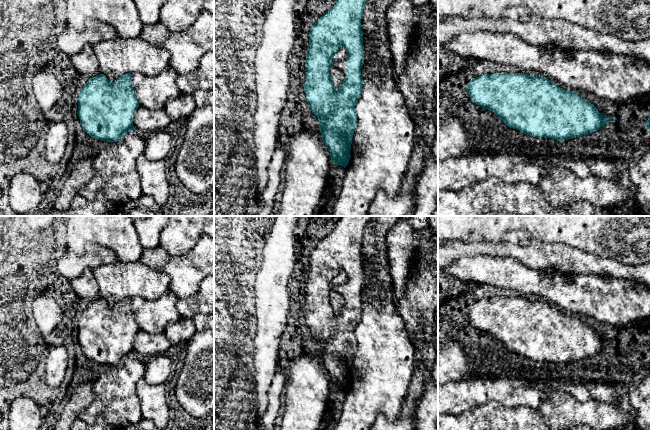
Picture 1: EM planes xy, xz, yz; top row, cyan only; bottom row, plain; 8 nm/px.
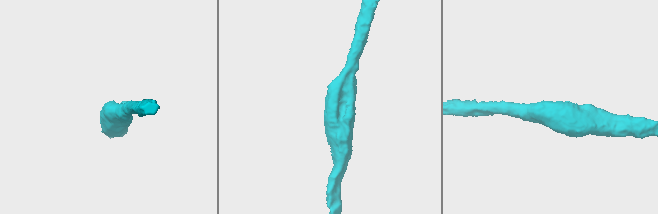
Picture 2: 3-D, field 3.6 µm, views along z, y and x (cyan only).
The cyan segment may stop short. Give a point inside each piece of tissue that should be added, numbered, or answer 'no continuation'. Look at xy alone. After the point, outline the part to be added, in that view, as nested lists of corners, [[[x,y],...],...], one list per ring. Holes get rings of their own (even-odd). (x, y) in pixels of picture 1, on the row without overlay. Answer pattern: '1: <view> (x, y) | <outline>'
no continuation

